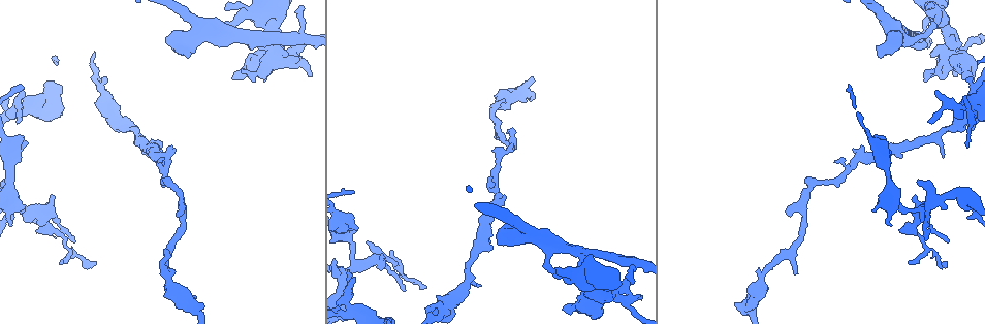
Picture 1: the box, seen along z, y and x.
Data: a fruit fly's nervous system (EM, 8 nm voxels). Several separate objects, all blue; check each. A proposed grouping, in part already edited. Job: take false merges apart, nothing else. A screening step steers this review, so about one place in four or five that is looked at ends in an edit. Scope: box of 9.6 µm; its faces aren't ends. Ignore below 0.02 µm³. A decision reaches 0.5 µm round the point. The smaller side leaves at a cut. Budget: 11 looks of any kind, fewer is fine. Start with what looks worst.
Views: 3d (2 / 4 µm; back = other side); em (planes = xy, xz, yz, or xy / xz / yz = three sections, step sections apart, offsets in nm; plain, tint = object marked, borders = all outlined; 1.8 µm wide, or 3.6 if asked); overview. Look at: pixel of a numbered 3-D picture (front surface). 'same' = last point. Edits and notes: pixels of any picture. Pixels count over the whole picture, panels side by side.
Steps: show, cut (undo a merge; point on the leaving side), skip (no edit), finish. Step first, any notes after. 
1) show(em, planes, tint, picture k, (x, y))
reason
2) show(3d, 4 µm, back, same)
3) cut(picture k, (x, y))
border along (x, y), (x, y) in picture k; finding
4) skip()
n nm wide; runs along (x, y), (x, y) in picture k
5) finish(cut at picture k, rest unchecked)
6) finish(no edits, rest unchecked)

show(3d, 2 µm, back, picture 1, (340, 313))

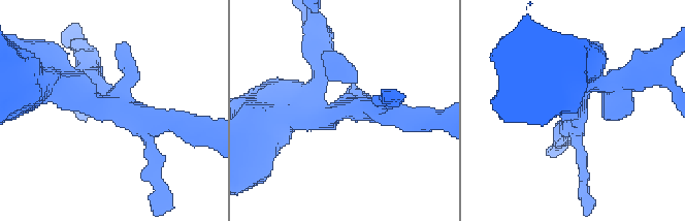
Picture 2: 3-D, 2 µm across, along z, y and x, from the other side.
show(em, 3.6 µm, planes, tint, picture 2, (340, 112))
now the EM

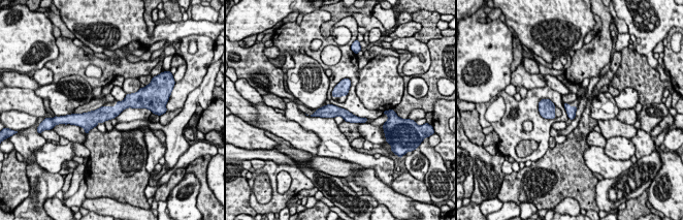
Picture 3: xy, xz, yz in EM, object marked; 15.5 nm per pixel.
skip()
runs along (137, 103), (80, 119) in picture 3; one cell here

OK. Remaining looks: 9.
show(em, xz, step 16, tint, picture 1, (275, 49))
looks like a crossing

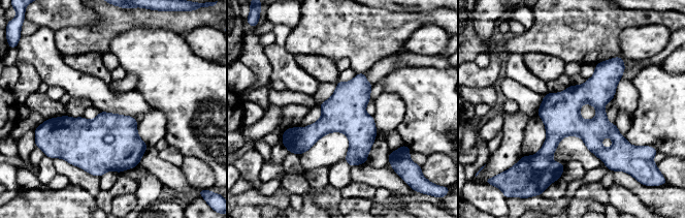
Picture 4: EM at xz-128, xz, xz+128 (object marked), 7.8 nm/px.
show(em, planes, borders, same)
another direction

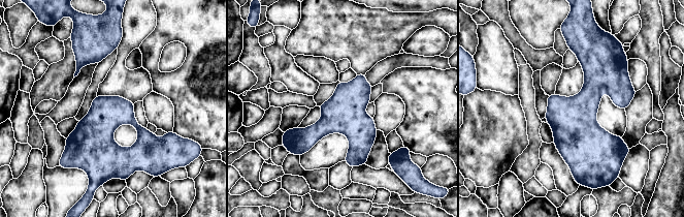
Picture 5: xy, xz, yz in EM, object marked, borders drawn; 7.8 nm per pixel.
skip()
all the same cell

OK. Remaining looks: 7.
show(em, xy, step 16, tint, picture 1, (913, 231))
thick turns thin

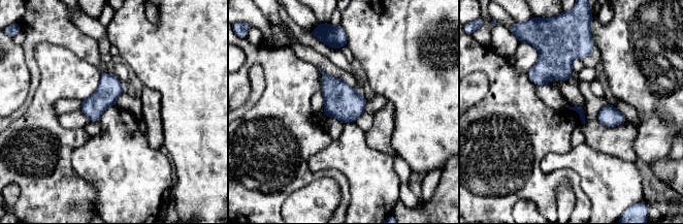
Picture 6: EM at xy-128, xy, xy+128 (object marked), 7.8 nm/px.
show(em, planes, borders, same)

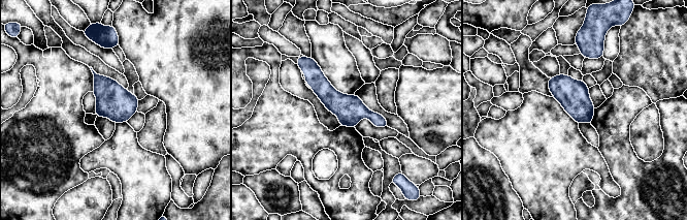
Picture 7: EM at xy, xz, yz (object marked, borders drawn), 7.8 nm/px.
skip()
runs along (307, 61), (341, 105), (385, 124) in picture 7; continuous, no second cell

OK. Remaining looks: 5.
show(em, planes, plain, picture 1, (476, 251))
sudden change in width

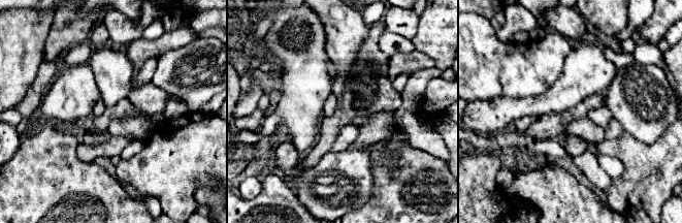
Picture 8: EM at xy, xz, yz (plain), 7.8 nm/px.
show(em, planes, tint, same)

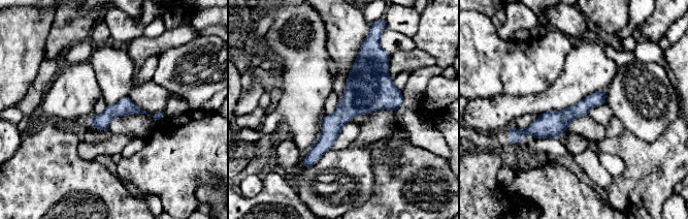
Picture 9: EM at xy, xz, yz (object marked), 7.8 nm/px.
skip()
runs along (365, 53), (365, 91), (308, 161) in picture 9; continuous, no second cell

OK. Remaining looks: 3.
show(3d, 4 µm, picture 1, (103, 96))
calibre changes

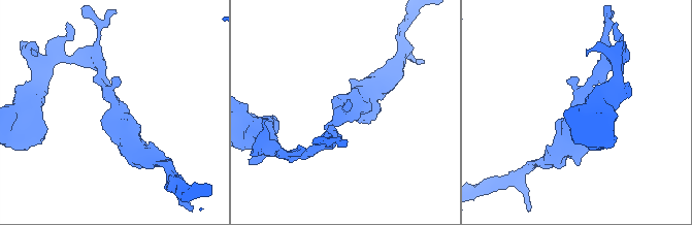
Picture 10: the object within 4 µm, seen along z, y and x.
show(em, xy, step 8, borders, picture 10, (573, 105))
shape alone is not enough

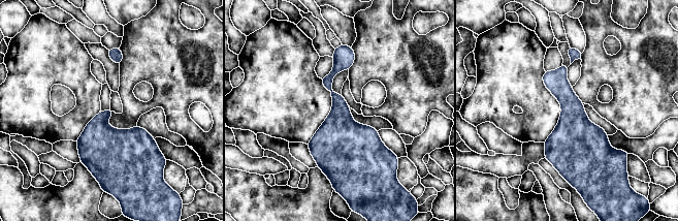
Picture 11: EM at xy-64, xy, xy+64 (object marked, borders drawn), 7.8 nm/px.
skip()
all the same cell

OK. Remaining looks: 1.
finish(no edits, rest unchecked)

